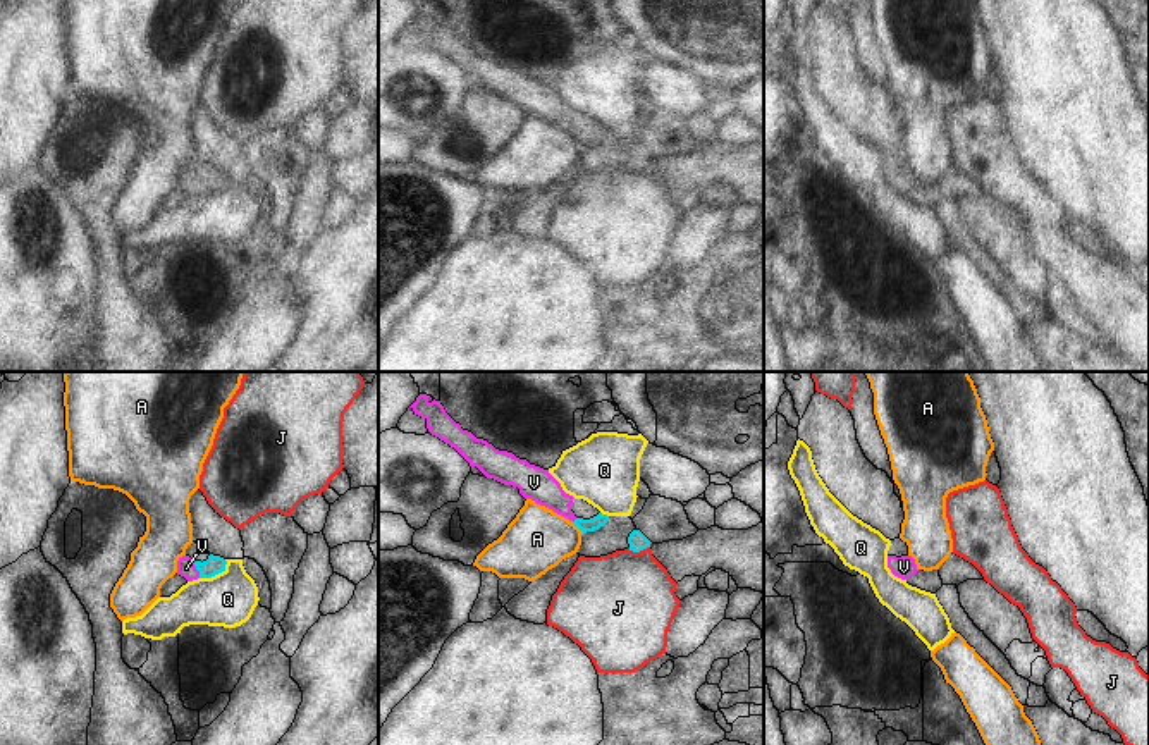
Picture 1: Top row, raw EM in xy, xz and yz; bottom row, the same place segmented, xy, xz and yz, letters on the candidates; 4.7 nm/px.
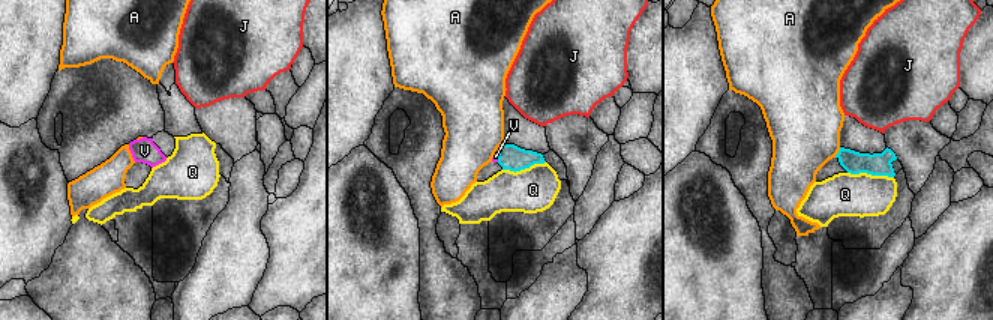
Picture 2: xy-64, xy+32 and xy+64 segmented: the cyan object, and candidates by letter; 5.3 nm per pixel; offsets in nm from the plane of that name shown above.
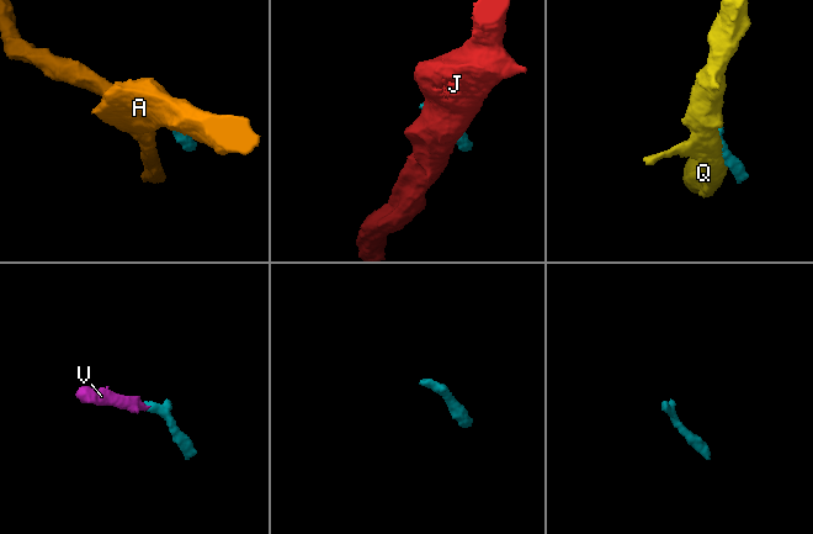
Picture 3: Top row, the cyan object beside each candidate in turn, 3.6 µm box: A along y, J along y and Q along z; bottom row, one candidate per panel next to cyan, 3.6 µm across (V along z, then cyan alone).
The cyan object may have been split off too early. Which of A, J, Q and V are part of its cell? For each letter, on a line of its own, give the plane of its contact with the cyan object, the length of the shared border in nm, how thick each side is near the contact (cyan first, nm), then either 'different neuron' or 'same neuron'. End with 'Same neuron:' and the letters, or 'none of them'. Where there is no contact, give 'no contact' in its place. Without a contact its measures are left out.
A: xz | 80 nm | 60/300 nm | different neuron
J: xz | 110 nm | 90/480 nm | different neuron
Q: xy | 160 nm | 90/260 nm | different neuron
V: xy | 100 nm | 90/90 nm | same neuron
Same neuron: V

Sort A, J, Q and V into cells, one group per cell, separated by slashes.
A / J / Q / V

